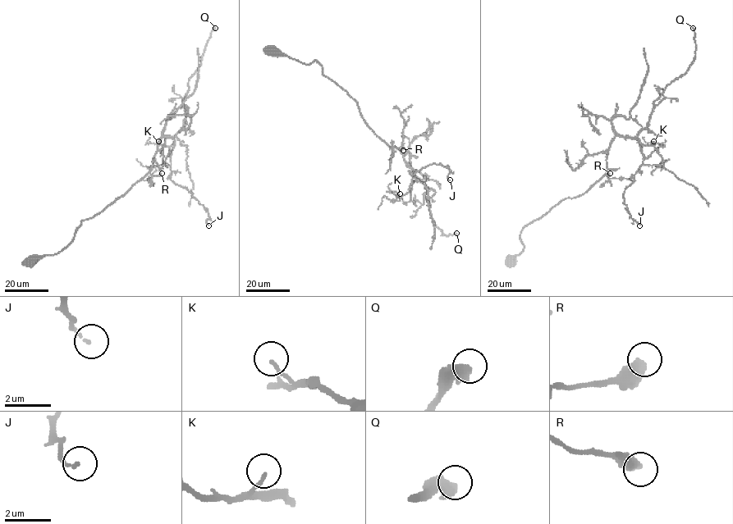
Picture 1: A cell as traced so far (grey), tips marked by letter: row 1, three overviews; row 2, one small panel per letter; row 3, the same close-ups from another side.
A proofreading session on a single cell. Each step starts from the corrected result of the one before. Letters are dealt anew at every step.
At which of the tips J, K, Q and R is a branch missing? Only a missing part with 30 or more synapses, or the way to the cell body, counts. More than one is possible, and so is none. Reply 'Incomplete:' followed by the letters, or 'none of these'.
Incomplete: Q

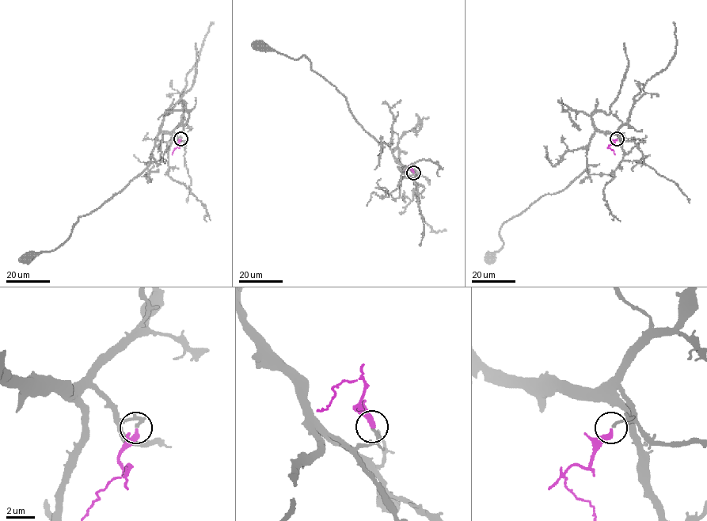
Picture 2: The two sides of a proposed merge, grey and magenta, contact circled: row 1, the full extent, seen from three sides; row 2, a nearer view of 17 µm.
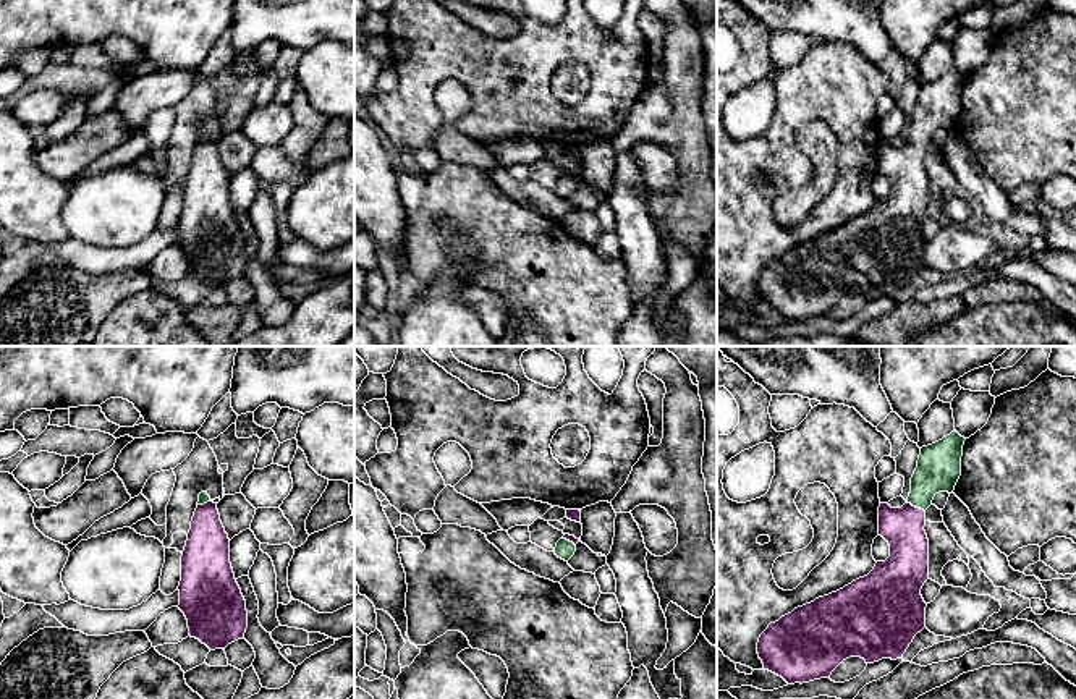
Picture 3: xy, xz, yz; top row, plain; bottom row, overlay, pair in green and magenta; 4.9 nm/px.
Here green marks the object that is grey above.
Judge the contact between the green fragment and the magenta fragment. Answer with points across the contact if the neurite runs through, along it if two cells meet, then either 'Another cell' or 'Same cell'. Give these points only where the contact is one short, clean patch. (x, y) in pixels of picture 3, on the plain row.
Path across: yz (939, 104), (924, 122), (916, 144), (903, 165). Same cell

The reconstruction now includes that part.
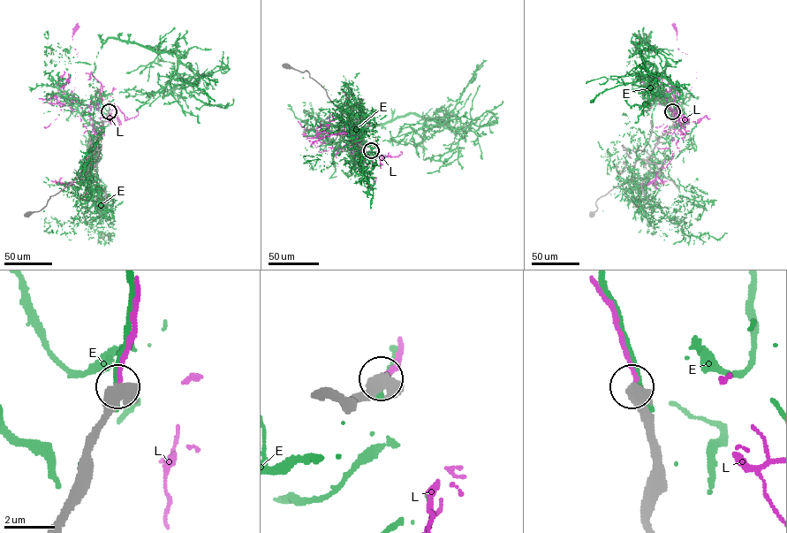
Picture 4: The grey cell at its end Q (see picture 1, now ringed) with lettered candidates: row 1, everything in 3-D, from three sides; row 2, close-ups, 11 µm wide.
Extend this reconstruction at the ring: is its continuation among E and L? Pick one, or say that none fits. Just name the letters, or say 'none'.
none

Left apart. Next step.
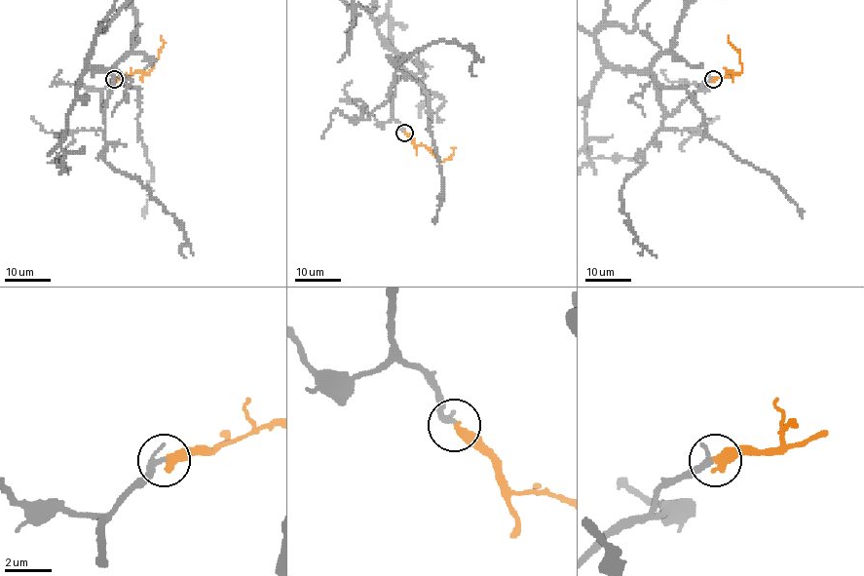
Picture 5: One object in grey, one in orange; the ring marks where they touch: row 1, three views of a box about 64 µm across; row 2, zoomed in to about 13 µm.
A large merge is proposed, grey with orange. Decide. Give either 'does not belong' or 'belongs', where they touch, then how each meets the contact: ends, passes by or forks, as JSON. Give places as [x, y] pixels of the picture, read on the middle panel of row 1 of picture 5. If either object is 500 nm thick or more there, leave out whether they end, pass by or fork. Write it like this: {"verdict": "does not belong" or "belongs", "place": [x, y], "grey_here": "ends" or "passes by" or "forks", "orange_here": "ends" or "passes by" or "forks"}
{"verdict": "belongs", "place": [404, 133], "grey_here": "passes by", "orange_here": "ends"}

